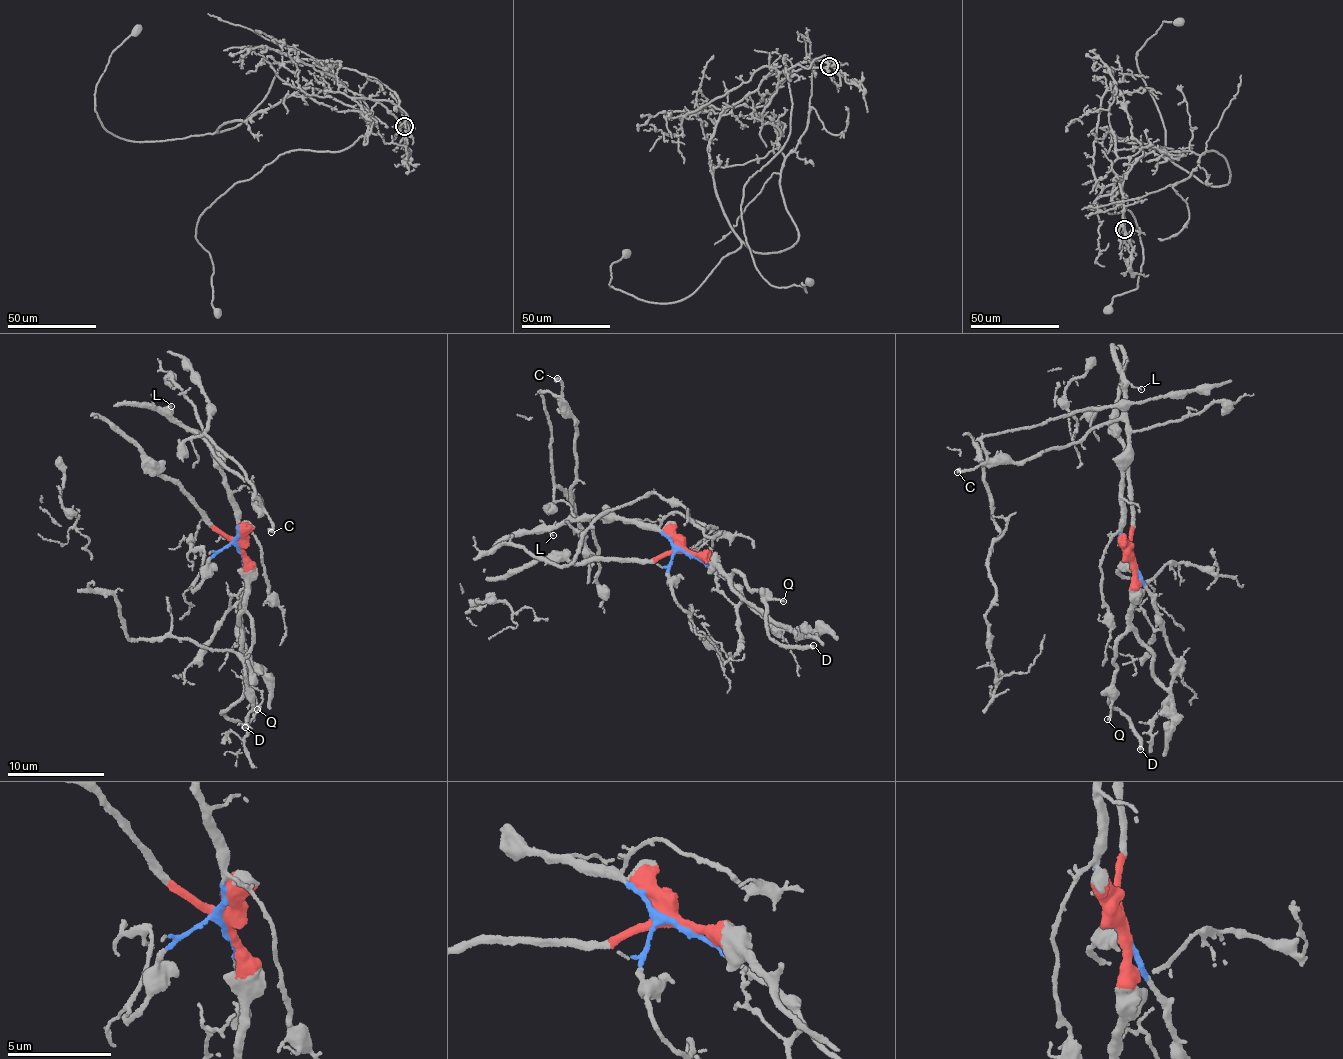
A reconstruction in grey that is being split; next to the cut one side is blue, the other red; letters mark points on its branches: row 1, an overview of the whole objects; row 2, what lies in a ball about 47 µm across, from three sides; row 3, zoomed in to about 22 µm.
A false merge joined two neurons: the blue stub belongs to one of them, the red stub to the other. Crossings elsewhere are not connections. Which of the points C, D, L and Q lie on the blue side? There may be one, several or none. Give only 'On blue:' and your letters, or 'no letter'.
On blue: C, L

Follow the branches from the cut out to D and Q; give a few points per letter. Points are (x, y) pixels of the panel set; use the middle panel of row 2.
D: (682, 550), (698, 553), (728, 575), (735, 570), (746, 579), (768, 605), (766, 626), (782, 643), (814, 646)
Q: (682, 550), (698, 553), (728, 575), (735, 570), (754, 592), (783, 602)

